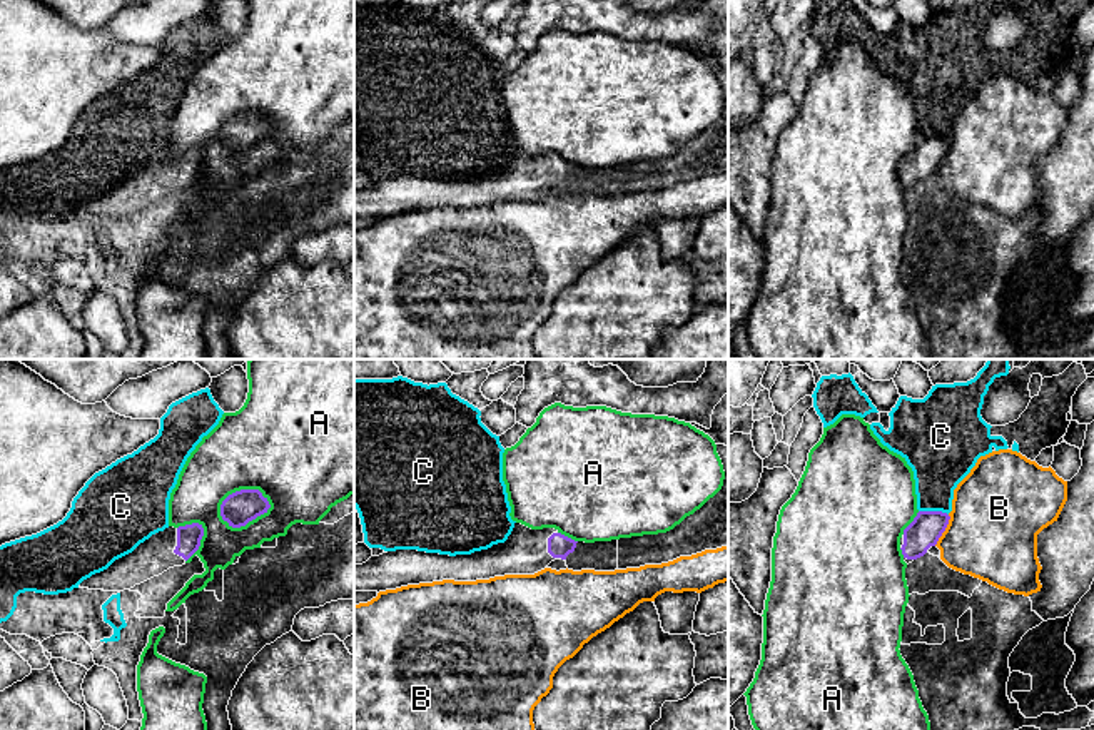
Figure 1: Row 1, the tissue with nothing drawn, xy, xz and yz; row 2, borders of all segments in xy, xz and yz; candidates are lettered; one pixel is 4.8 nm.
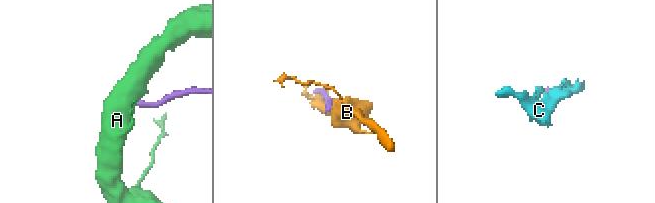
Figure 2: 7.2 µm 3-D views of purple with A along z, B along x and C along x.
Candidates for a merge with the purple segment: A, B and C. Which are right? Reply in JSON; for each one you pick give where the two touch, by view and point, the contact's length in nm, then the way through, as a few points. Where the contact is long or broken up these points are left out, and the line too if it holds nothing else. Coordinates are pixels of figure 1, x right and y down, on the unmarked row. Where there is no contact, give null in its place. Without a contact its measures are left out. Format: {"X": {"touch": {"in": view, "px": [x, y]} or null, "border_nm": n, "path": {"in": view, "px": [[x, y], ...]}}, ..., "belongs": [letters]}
{"belongs": []}

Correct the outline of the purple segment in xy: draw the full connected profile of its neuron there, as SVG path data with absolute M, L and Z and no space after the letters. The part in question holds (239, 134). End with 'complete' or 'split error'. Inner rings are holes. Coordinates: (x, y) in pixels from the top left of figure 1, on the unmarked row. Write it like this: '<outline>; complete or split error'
M241 115L222 127L220 142L229 152L241 154L267 139L269 134L267 124L259 115Z; complete

